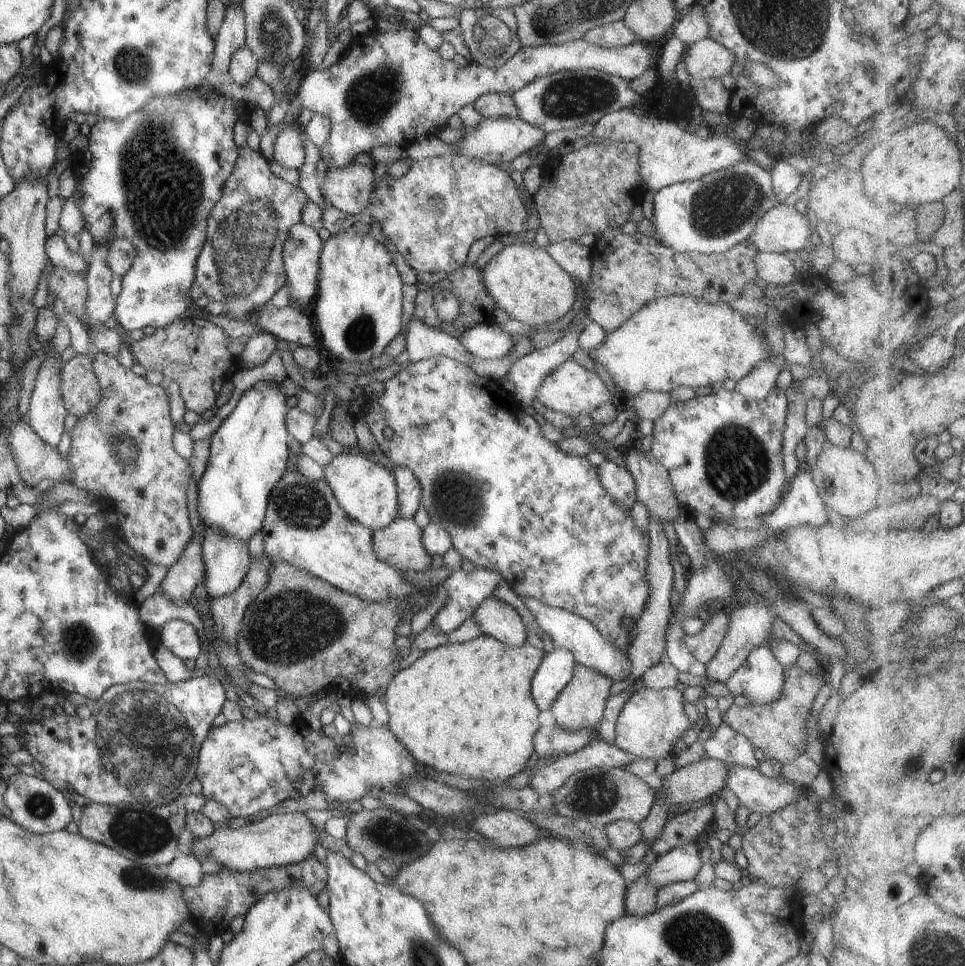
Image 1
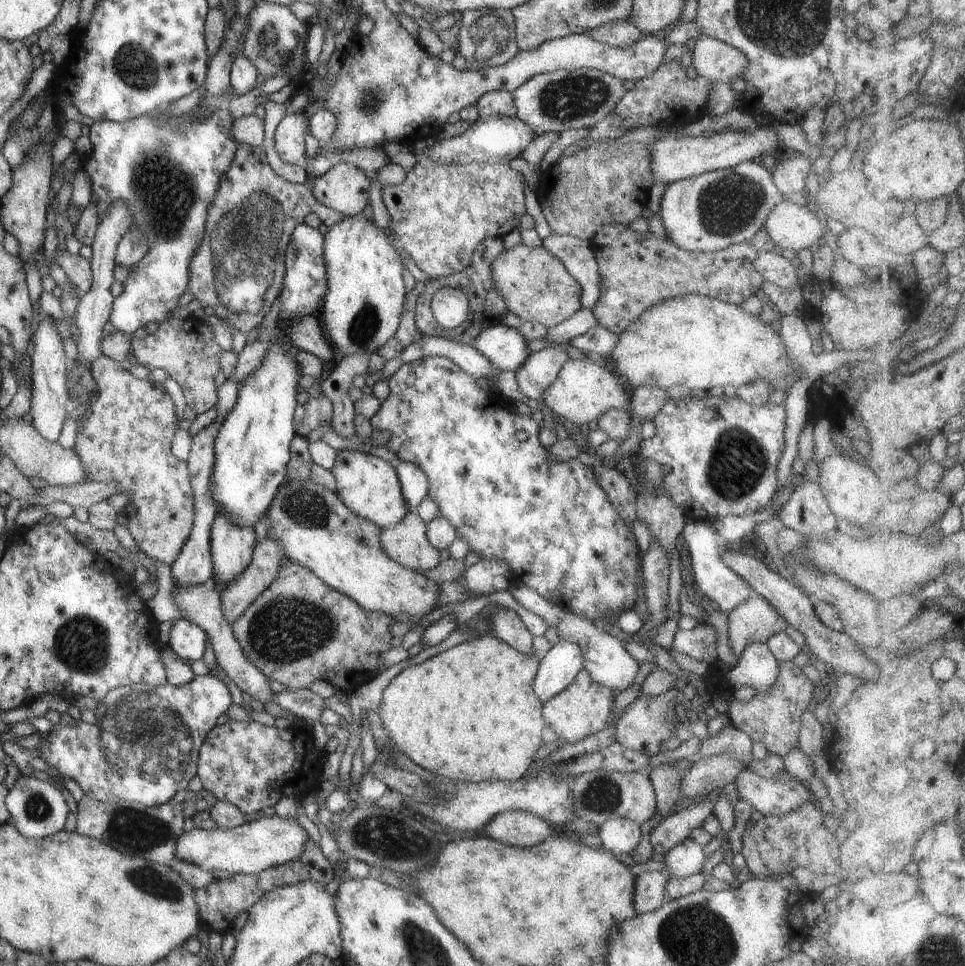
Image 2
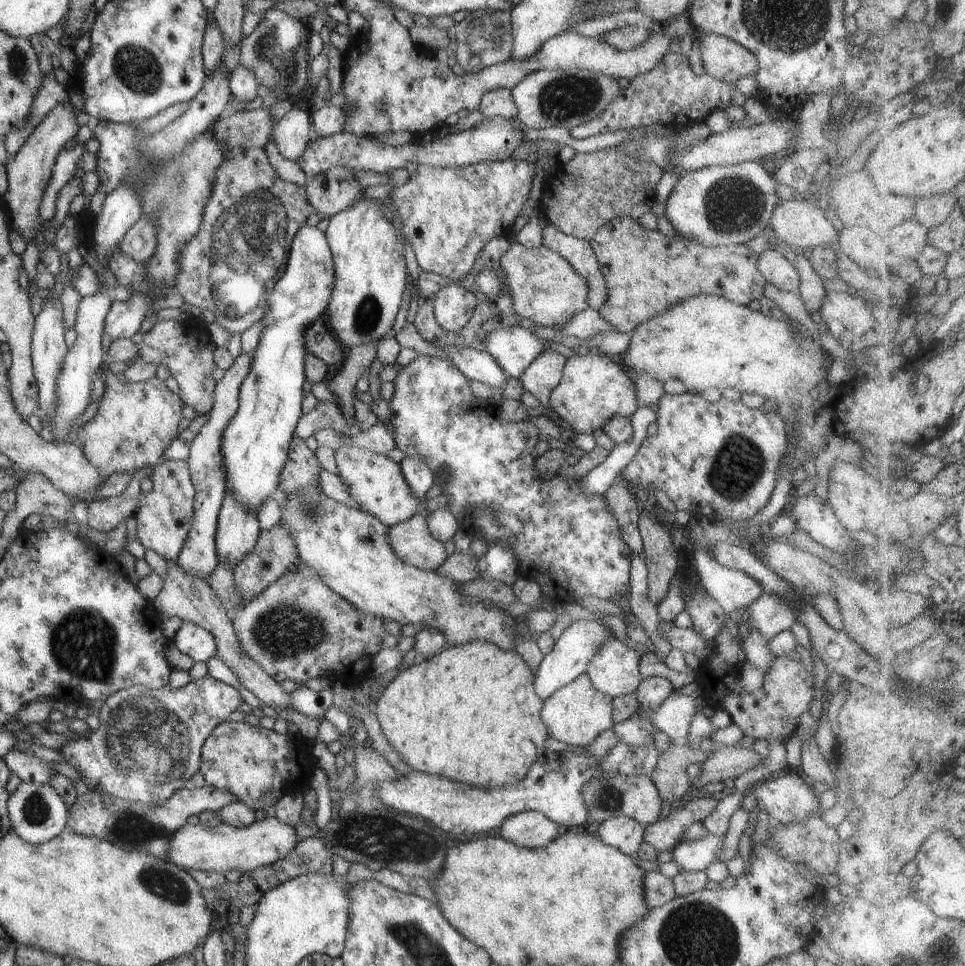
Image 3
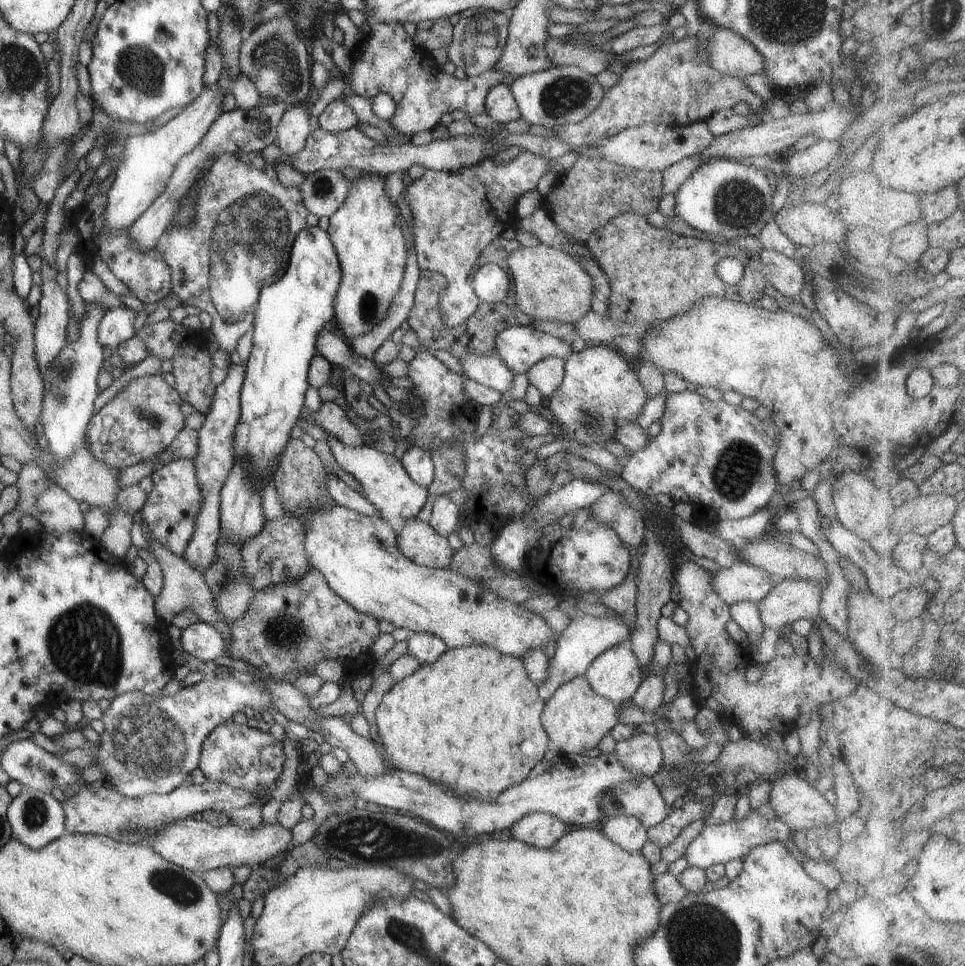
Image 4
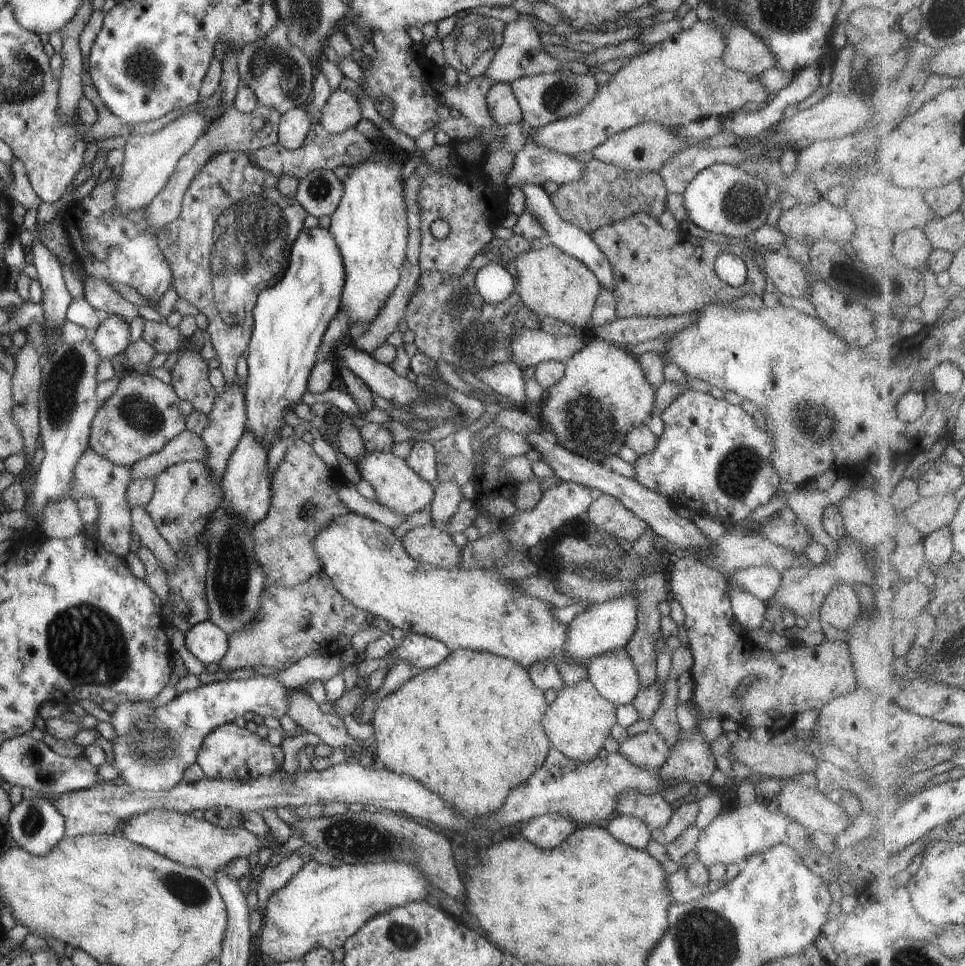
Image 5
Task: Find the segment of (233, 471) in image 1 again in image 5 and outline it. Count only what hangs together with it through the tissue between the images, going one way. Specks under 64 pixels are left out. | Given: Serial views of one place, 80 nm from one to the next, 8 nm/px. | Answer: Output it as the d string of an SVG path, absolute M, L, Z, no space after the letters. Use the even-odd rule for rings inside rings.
M319 226L304 228L293 241L283 276L257 295L252 310L252 338L247 347L247 378L242 392L247 418L244 432L249 432L267 449L279 436L281 426L286 424L283 413L300 402L301 395L307 390L308 376L316 363L317 349L323 333L340 308L344 274L341 253L328 230Z

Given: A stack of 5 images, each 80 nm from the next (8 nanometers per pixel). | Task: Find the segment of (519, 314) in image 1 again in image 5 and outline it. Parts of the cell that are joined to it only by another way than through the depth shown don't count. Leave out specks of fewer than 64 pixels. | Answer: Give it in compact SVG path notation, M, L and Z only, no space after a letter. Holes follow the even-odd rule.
M546 242L539 249L526 250L515 258L517 294L529 310L543 318L555 318L576 331L588 326L595 298L601 288L597 277L583 262Z

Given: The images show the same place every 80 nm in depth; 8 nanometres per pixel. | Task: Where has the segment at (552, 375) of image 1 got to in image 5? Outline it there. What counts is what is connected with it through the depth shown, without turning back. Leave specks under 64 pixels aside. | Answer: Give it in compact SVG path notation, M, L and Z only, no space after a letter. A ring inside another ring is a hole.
M601 339L585 342L583 348L572 354L564 364L563 376L541 398L539 420L544 424L546 422L545 426L550 428L549 434L555 439L555 444L569 449L569 452L597 462L609 455L617 455L619 449L625 446L627 432L633 426L646 423L651 417L656 389L647 382L633 355L623 347Z

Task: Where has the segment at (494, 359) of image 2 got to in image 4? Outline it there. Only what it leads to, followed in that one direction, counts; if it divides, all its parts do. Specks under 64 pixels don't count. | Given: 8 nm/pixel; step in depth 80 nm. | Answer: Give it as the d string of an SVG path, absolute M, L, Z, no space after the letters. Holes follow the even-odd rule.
M528 325L505 327L494 338L494 354L514 375L524 373L543 357L565 356L573 345Z

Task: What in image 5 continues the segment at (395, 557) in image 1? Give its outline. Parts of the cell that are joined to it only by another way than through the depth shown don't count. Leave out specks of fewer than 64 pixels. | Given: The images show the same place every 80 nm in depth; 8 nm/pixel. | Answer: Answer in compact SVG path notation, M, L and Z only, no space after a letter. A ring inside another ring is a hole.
M431 523L411 528L400 541L405 552L423 564L450 569L457 567L461 558L461 547L455 546L451 535Z

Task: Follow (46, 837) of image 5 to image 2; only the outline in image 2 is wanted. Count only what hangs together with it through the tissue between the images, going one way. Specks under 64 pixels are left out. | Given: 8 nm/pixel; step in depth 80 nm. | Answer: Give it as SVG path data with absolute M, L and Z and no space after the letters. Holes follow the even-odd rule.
M19 773L16 776L5 795L4 803L9 813L7 823L11 823L20 835L28 839L35 840L60 831L67 818L67 804L59 787L29 775Z

